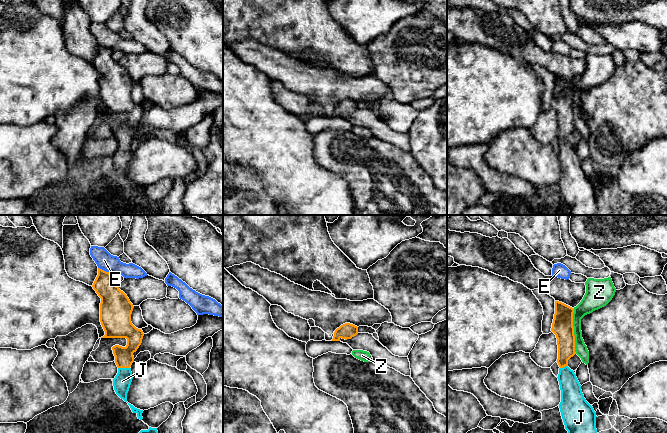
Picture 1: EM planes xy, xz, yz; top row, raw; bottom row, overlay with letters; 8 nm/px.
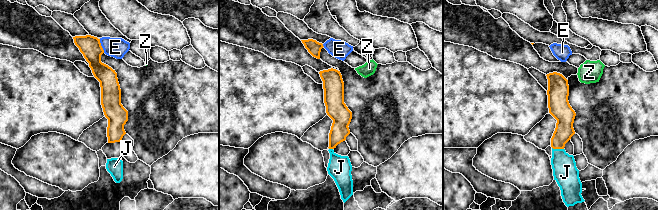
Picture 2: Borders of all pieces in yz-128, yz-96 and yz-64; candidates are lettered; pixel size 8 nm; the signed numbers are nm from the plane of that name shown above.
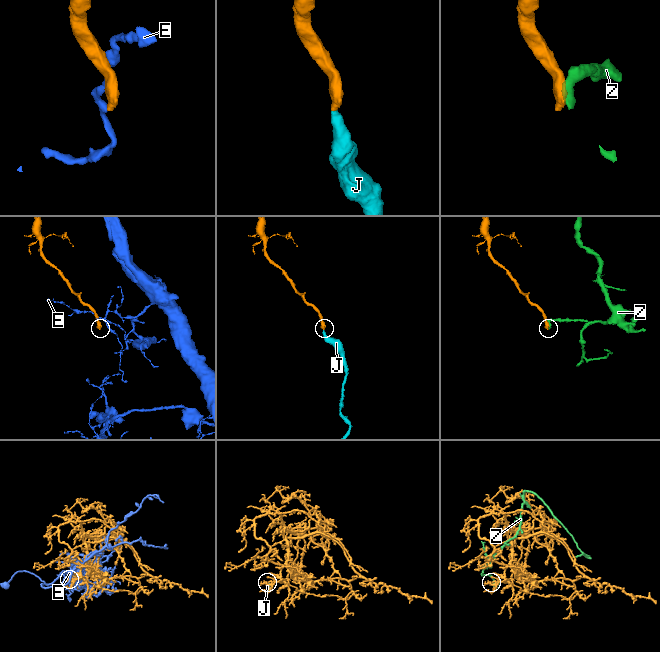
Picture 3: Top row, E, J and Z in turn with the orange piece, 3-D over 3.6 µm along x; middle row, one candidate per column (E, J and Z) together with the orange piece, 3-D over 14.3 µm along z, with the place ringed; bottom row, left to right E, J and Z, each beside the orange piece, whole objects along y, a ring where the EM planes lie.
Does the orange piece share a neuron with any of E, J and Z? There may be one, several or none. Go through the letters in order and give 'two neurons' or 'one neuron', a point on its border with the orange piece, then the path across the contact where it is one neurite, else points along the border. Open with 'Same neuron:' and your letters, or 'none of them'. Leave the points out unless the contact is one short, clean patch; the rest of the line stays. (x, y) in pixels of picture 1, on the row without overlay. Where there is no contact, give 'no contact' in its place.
Same neuron: J
E: two neurons | xy (105, 47) | along xy (98, 43), (112, 50)
J: one neuron | xy (124, 143)
Z: two neurons | yz (573, 107) | along yz (573, 84), (574, 127), (576, 129)

